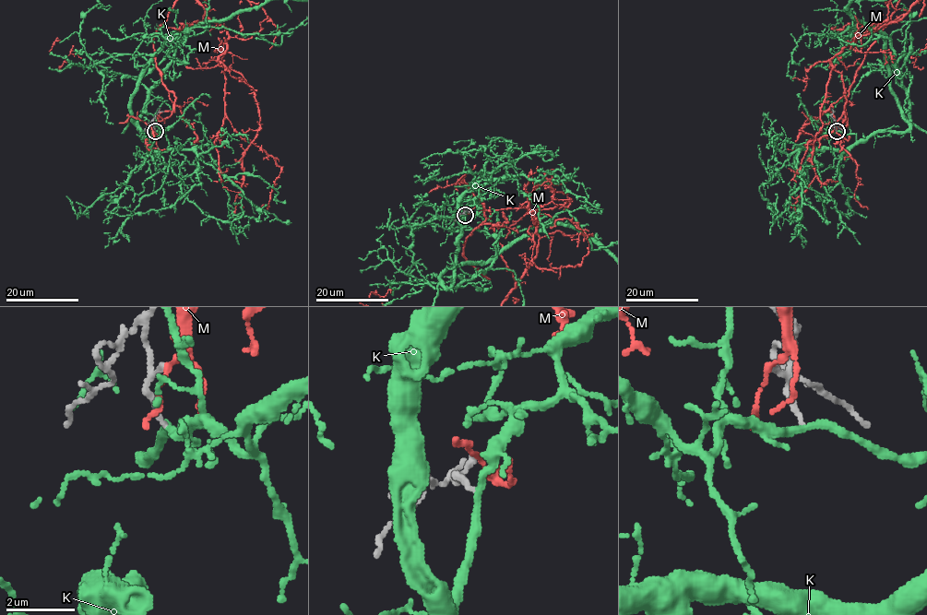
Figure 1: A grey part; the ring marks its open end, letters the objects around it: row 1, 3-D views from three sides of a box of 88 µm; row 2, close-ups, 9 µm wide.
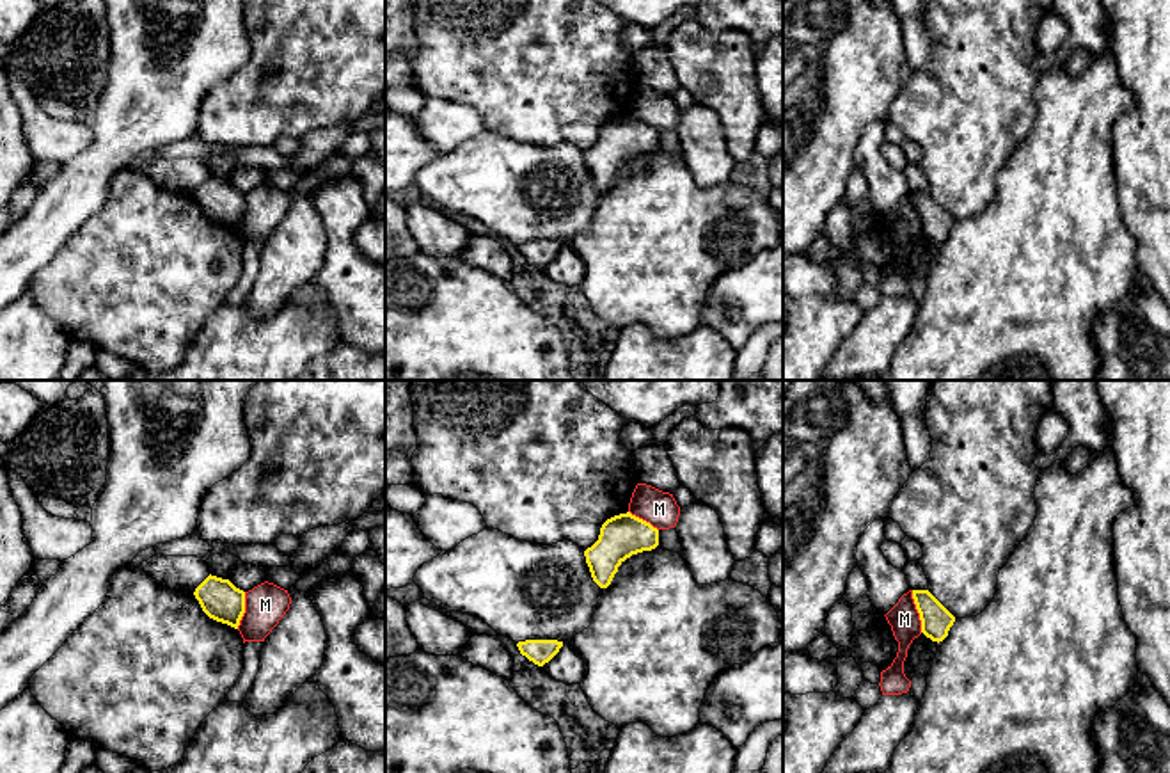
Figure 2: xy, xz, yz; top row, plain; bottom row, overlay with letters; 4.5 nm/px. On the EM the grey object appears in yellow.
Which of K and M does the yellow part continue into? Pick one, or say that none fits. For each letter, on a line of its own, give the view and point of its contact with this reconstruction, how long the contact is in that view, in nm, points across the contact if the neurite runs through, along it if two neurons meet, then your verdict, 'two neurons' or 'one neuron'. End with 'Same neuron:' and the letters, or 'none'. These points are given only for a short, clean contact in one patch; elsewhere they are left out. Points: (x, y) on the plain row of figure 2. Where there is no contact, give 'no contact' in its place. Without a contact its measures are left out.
K: no contact; two neurons
M: meets yellow in yz at (918, 214); contact 200 nm long; border along yz (911, 192), (922, 233); two neurons
Same neuron: none

